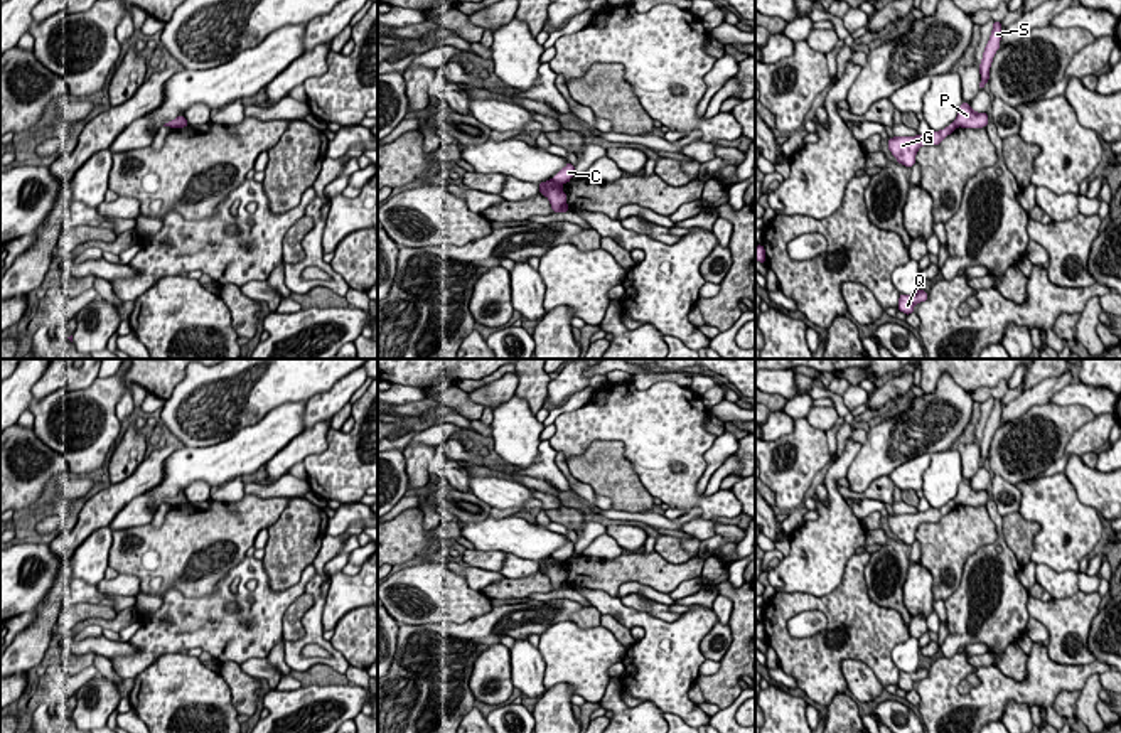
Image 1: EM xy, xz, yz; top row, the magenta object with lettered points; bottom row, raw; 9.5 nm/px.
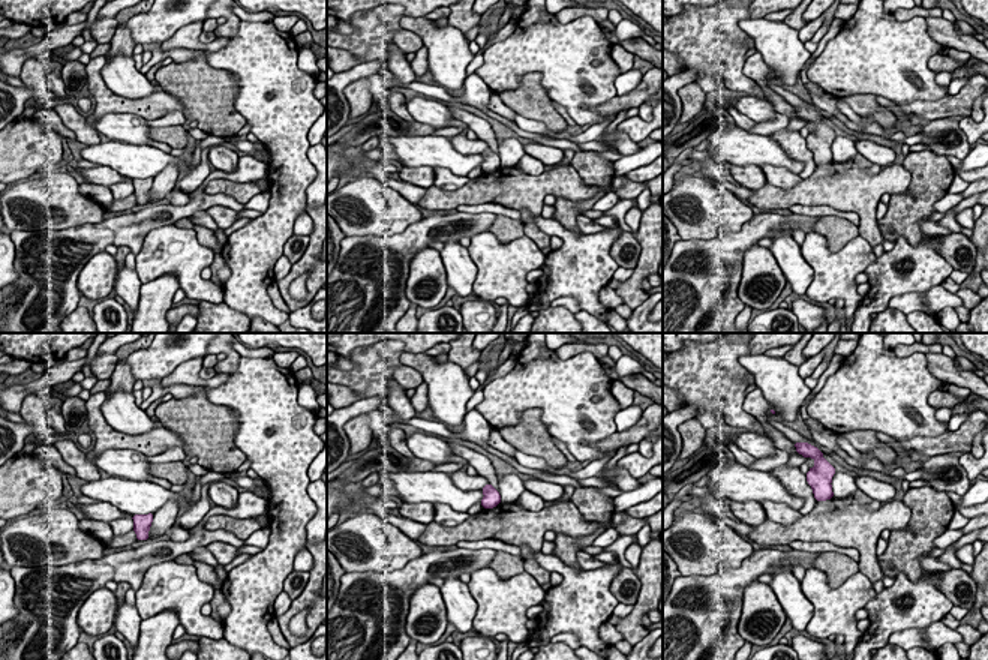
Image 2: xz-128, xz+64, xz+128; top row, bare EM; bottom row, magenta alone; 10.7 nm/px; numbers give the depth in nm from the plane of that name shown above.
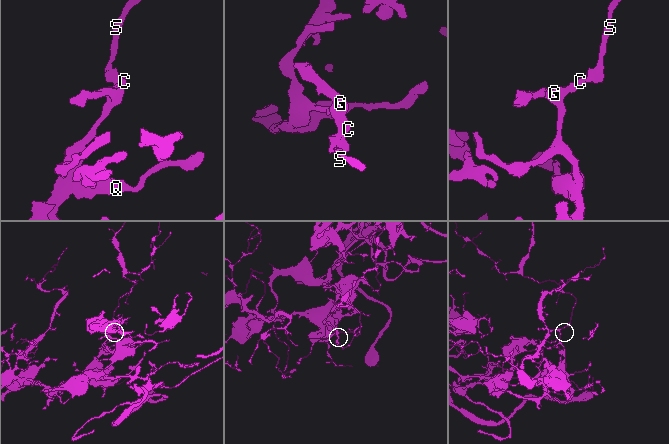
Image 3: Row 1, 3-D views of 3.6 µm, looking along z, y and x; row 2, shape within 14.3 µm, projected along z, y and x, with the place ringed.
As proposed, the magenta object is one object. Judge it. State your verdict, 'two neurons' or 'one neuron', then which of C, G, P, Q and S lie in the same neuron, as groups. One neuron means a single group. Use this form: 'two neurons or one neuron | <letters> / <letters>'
two neurons | C G Q / P S

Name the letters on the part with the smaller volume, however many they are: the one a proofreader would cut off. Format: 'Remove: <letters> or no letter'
Remove: P, S

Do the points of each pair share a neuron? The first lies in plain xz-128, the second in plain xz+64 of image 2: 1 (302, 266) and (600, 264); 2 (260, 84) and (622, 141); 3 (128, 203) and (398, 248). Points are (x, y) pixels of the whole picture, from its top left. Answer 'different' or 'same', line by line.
1: different
2: different
3: different

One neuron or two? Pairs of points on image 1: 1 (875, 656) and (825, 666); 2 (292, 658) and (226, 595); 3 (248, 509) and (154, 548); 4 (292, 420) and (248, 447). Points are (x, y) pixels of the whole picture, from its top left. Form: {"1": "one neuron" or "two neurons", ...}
{"1": "one neuron", "2": "one neuron", "3": "one neuron", "4": "one neuron"}

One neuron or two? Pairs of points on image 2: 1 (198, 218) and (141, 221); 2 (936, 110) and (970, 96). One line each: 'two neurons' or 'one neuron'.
1: two neurons
2: one neuron

